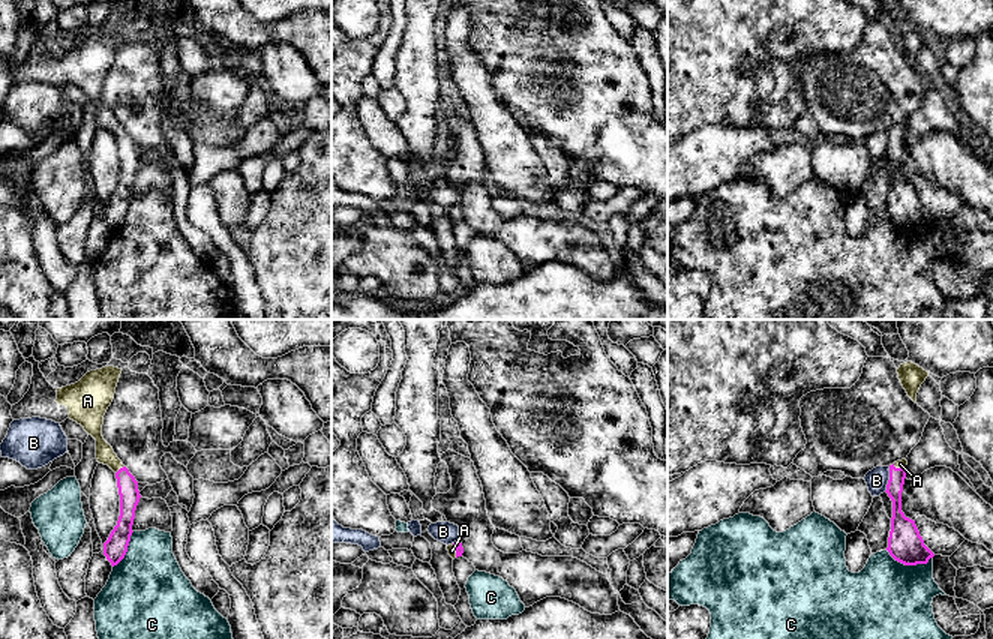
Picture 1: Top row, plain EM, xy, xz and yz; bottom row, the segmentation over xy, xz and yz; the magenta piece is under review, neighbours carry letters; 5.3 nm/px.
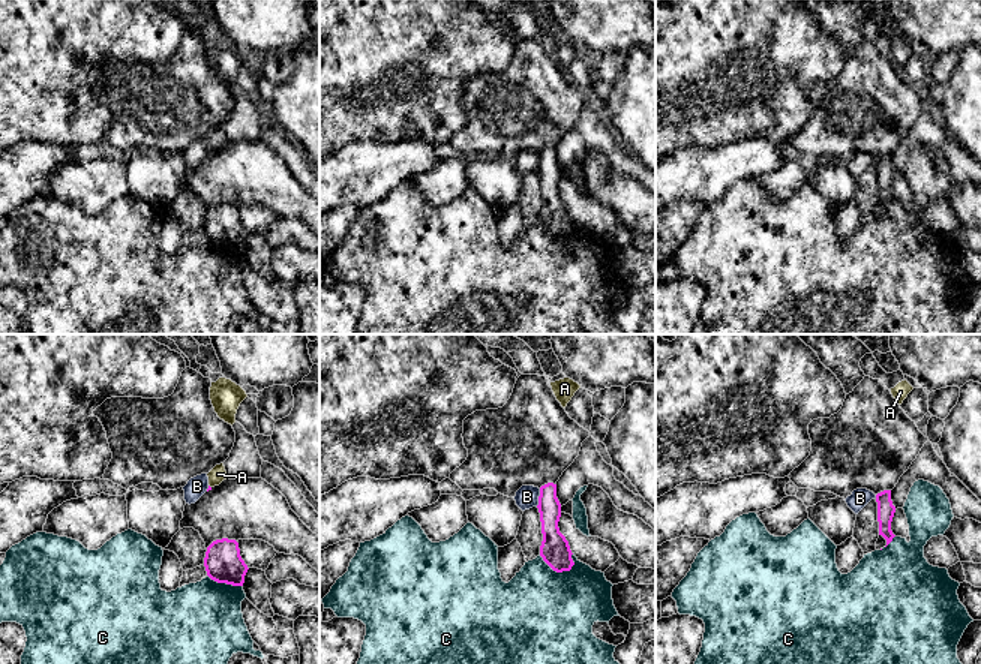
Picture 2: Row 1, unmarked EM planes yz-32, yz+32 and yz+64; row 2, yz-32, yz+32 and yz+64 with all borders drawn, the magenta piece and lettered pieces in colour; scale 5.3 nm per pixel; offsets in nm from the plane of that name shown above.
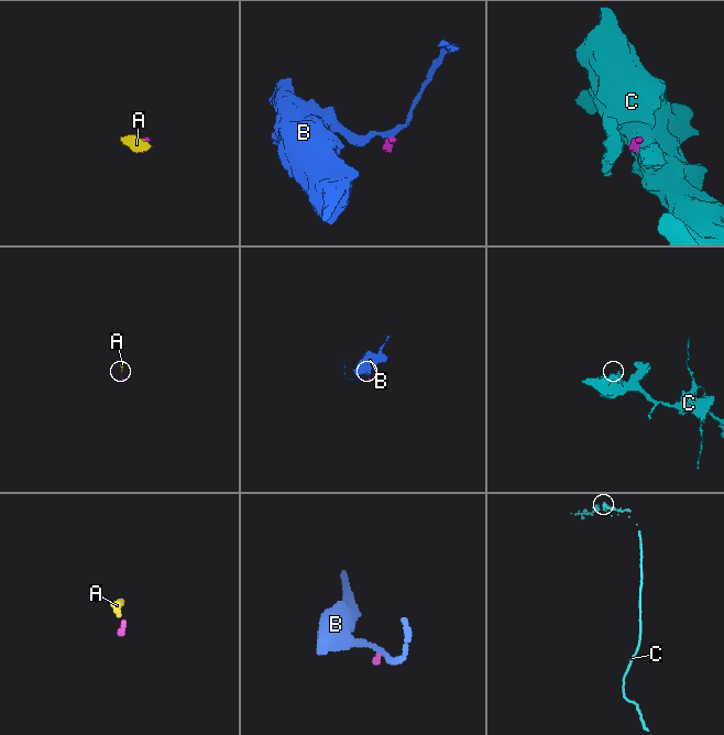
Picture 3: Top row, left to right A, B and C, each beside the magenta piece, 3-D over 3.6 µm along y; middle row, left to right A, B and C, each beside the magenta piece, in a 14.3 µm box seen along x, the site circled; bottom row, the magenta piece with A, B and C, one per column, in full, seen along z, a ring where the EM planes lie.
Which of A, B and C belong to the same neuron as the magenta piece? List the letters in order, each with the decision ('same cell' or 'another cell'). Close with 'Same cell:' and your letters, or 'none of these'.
A: same cell
B: another cell
C: another cell
Same cell: A

